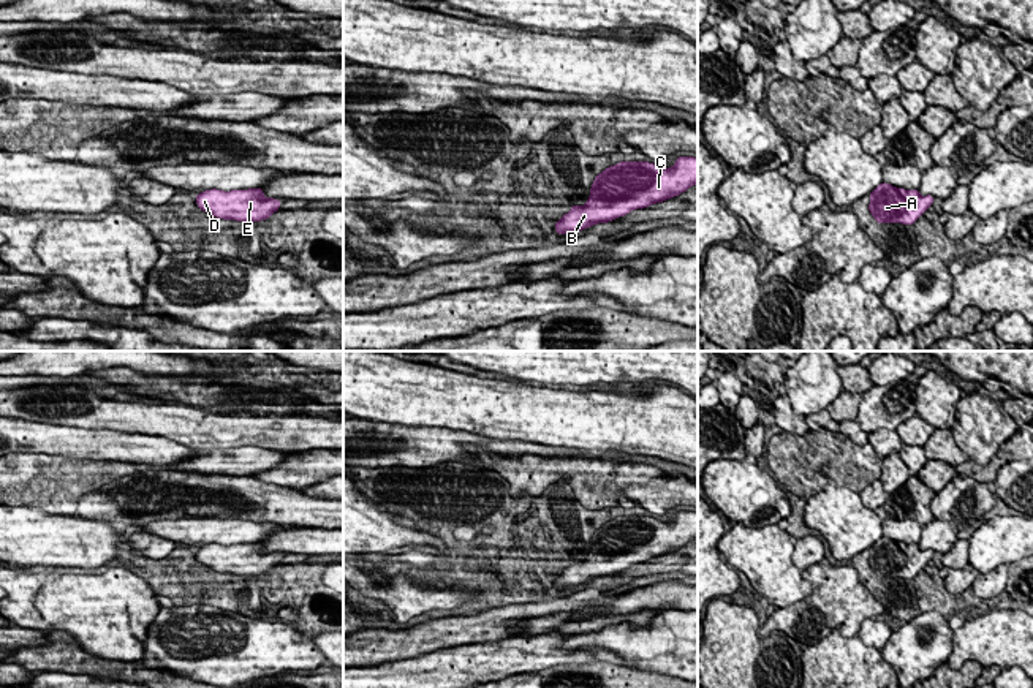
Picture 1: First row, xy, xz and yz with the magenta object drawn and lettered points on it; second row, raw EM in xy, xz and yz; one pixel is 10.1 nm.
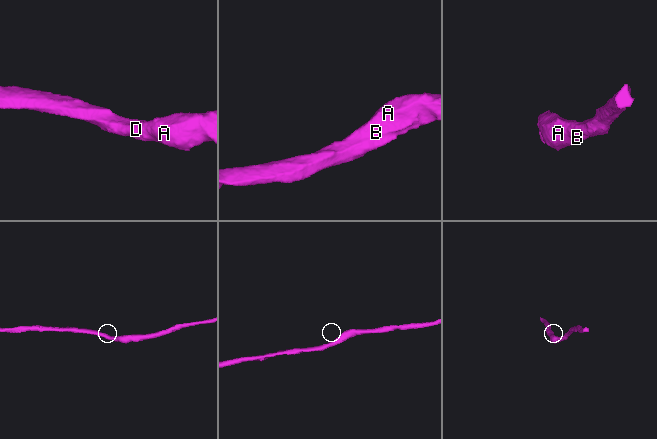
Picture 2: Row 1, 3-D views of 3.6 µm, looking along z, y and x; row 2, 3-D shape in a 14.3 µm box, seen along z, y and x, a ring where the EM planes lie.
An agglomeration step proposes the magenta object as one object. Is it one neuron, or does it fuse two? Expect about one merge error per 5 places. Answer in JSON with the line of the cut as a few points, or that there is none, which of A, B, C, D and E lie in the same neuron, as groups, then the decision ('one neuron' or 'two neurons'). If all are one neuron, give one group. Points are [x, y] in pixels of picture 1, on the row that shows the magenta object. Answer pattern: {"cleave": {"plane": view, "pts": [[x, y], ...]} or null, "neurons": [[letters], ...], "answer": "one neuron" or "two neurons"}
{"cleave": null, "neurons": [["A", "B", "C", "D", "E"]], "answer": "one neuron"}

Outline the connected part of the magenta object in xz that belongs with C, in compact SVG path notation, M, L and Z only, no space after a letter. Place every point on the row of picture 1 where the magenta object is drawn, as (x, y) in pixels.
M679 157L672 168L649 161L619 161L600 172L584 206L555 221L555 232L582 231L596 223L609 223L634 209L663 202L698 183L698 158Z

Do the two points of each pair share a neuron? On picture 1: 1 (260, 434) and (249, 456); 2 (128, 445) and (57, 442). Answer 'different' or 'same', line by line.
1: different
2: same

